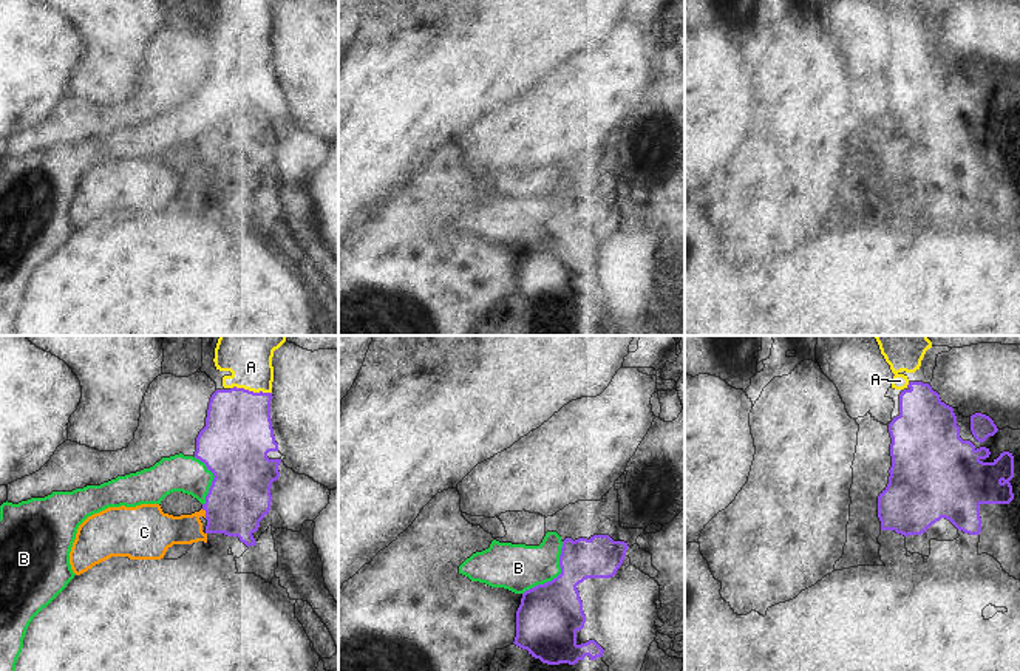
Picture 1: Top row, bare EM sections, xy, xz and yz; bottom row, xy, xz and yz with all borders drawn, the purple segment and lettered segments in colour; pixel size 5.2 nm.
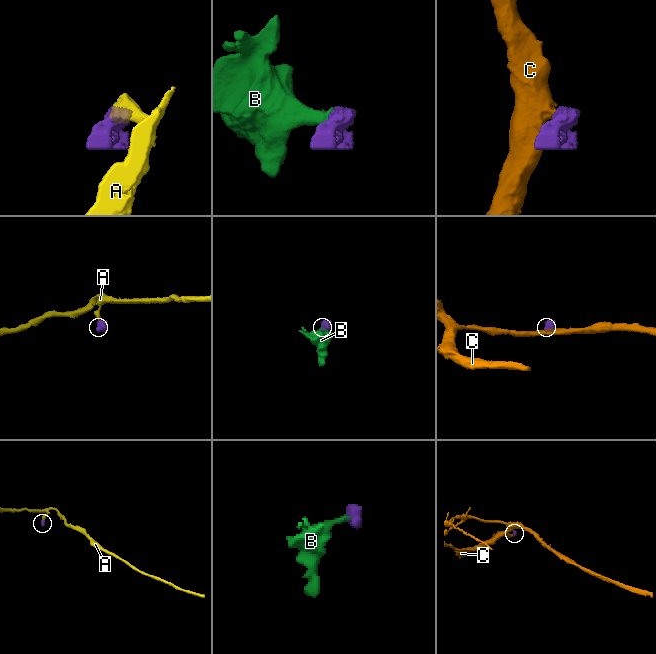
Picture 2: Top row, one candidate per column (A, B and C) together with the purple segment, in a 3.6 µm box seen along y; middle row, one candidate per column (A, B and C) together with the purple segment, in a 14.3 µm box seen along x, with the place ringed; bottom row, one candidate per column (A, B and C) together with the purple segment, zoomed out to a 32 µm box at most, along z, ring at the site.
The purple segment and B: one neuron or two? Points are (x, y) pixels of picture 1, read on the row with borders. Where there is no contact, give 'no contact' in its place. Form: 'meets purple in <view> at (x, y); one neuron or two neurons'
meets purple in xz at (558, 575); one neuron

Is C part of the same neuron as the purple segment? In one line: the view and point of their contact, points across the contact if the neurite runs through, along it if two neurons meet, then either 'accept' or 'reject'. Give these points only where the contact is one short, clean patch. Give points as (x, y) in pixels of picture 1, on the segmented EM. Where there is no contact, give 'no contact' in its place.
xy (206, 514) | along xy (201, 509), (206, 517) | reject

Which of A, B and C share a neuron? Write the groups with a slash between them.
A B / C

